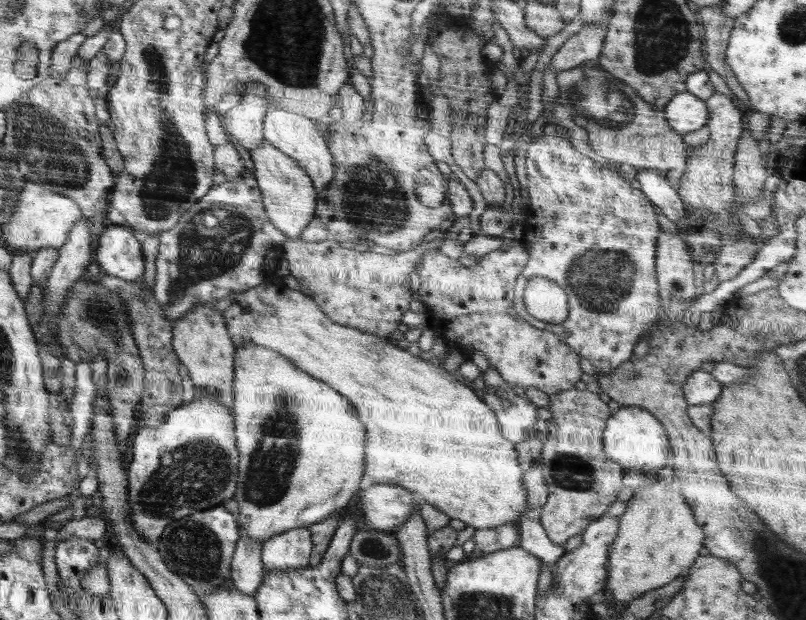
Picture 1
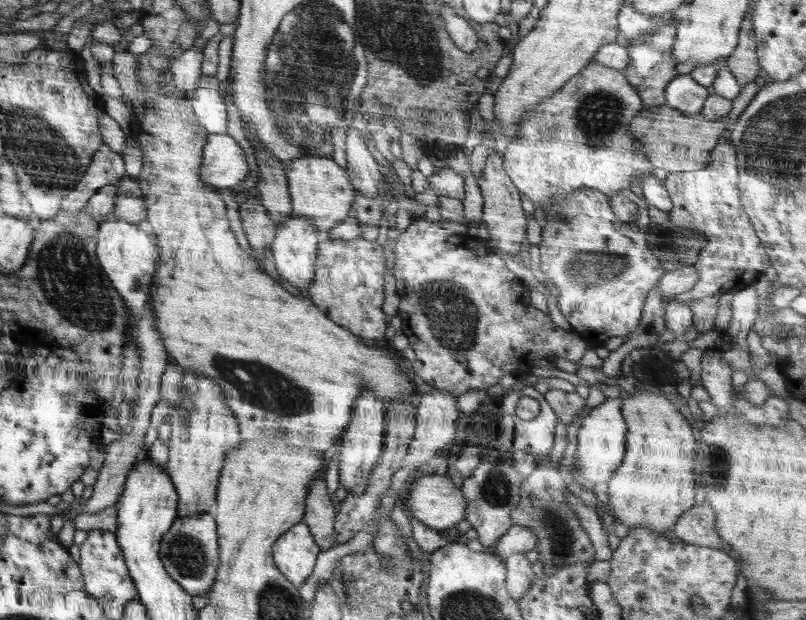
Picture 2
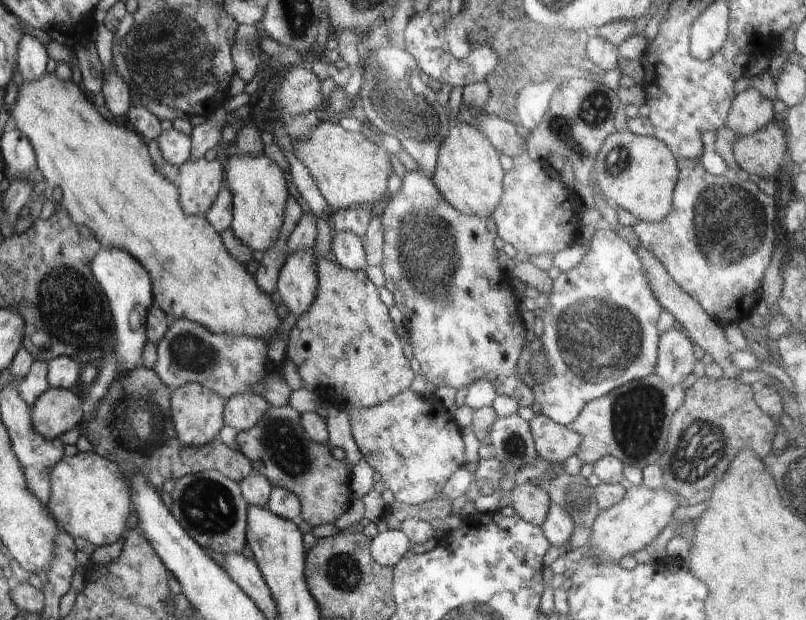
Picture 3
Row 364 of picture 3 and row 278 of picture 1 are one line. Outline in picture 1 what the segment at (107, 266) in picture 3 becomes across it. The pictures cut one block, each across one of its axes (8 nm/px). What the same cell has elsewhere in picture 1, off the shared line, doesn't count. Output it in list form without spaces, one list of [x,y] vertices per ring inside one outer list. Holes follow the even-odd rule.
[[[109,224],[99,236],[98,247],[93,252],[94,262],[99,265],[102,274],[116,276],[127,281],[136,281],[144,275],[144,258],[140,252],[141,241],[132,236],[130,227]]]

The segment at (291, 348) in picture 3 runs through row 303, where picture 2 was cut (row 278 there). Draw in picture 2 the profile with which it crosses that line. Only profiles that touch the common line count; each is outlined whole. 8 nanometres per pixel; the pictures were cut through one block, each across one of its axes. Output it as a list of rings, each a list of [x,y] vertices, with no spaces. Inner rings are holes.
[[[322,237],[316,256],[314,276],[308,288],[310,299],[332,321],[347,328],[362,338],[381,339],[389,325],[389,318],[382,310],[384,302],[384,276],[386,271],[385,252],[376,240],[366,240],[362,237],[356,240],[340,240]]]

